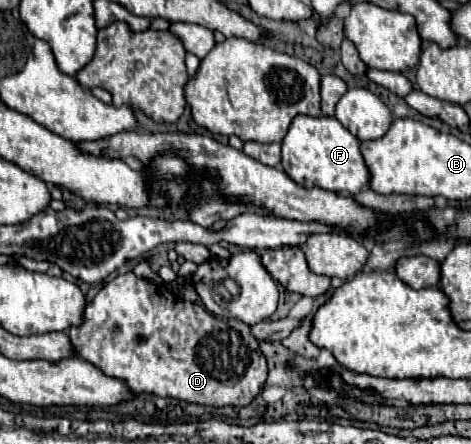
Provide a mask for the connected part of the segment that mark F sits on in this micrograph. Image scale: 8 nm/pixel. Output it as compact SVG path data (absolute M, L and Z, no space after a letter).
M297 116L281 142L281 164L289 178L305 188L323 188L337 194L359 194L369 186L371 172L361 154L361 142L337 118Z

